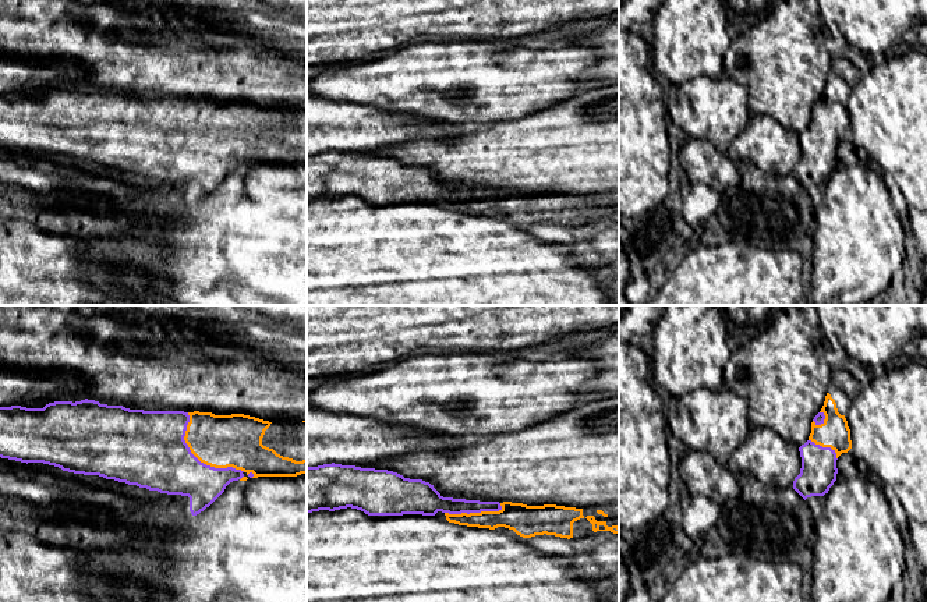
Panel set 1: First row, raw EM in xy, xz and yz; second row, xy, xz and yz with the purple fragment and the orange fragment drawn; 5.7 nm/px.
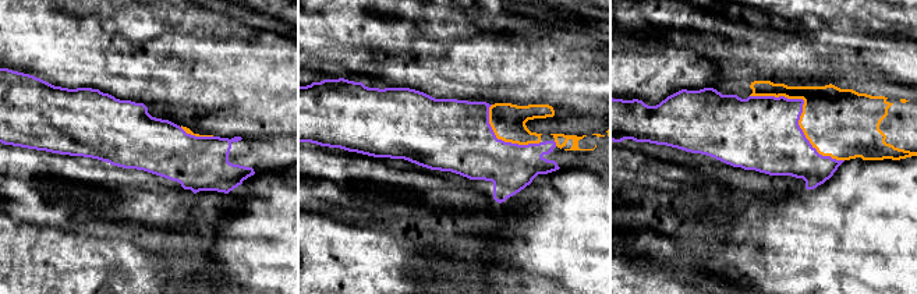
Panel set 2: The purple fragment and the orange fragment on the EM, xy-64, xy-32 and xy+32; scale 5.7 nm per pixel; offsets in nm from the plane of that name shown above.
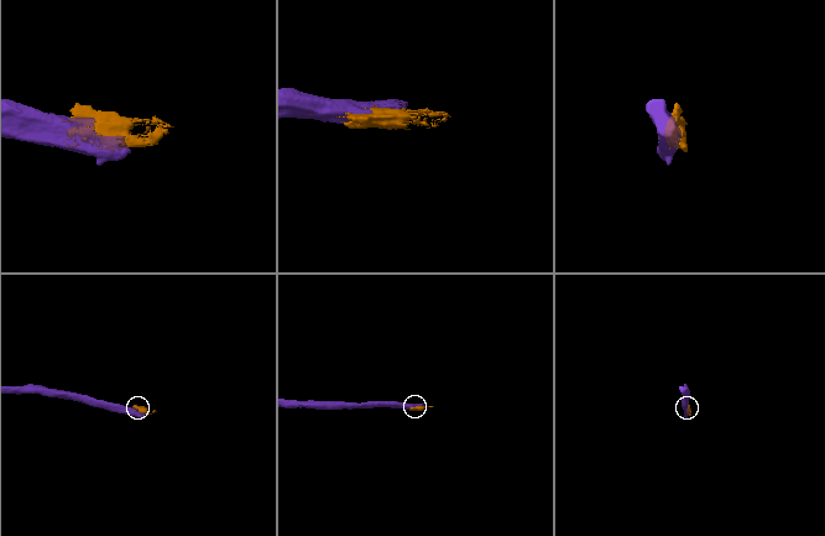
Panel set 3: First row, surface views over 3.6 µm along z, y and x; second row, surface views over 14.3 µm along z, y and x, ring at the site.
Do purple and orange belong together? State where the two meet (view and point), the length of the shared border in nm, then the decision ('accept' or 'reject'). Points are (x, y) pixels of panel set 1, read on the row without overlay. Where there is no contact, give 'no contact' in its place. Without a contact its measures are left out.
contact xy (197, 147); length 480 nm; accept

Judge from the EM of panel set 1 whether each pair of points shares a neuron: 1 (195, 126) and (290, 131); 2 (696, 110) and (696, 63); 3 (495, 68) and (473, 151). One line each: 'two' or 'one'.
1: one
2: two
3: two

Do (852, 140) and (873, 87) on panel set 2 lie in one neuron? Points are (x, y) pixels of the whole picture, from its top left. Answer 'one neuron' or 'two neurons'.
two neurons

